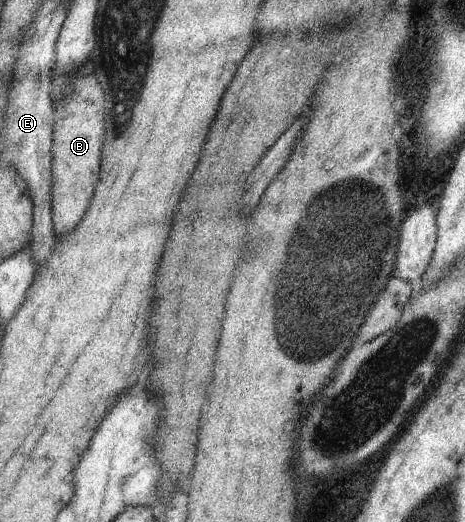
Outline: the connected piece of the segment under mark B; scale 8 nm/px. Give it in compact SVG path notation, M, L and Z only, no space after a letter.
M97 76L83 77L74 92L55 105L54 146L52 146L52 220L57 238L72 234L90 206L100 180L100 162L104 156L105 89Z

